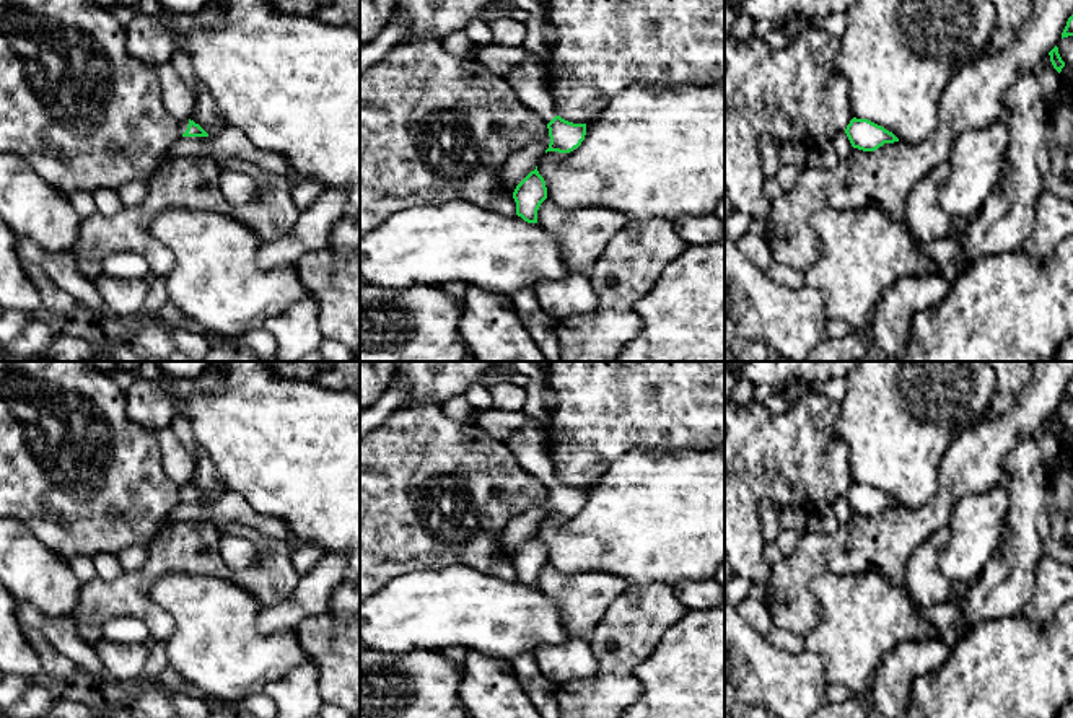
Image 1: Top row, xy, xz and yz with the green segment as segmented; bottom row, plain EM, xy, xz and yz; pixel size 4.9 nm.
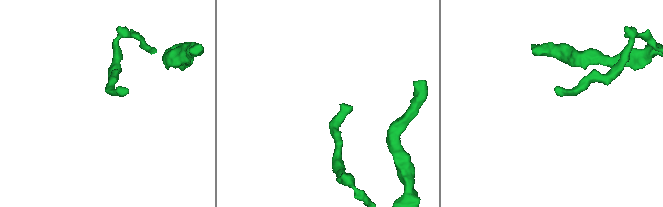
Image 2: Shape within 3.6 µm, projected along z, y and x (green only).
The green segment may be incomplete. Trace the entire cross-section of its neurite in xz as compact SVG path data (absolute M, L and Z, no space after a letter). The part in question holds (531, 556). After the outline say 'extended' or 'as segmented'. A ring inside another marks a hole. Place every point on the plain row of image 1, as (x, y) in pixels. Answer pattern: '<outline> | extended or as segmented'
M537 531L515 554L516 580L528 588L537 588L537 575L547 563L547 552Z | as segmented

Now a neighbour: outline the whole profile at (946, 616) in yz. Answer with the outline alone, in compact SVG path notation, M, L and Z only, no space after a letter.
M946 601L928 607L918 606L920 615L941 630L943 640L953 648L962 637L962 602Z

